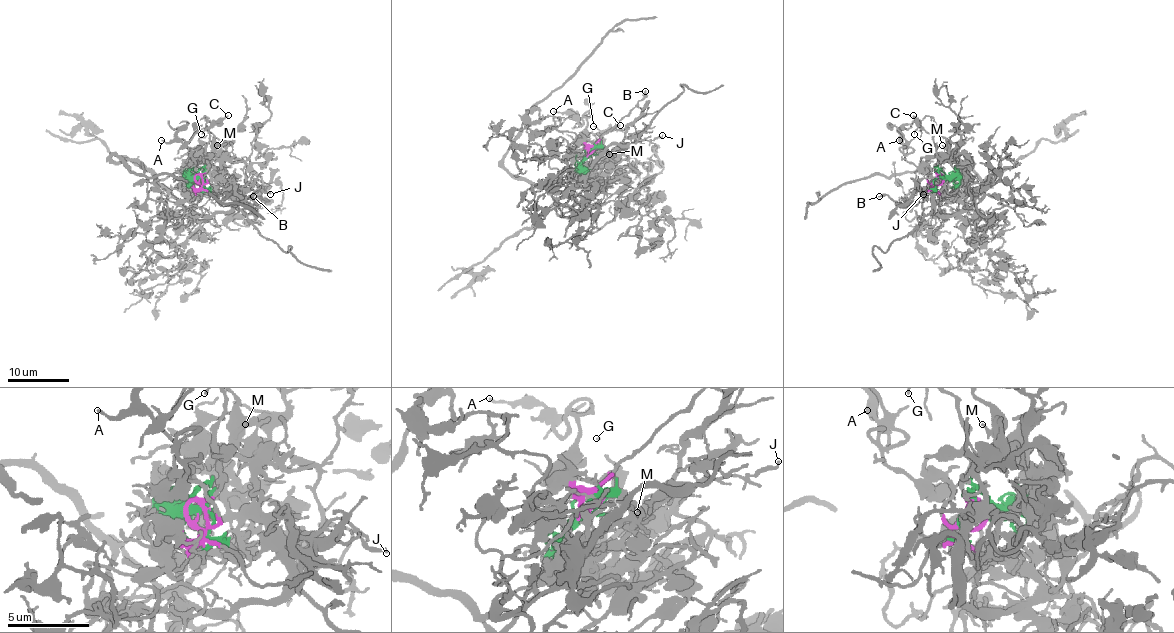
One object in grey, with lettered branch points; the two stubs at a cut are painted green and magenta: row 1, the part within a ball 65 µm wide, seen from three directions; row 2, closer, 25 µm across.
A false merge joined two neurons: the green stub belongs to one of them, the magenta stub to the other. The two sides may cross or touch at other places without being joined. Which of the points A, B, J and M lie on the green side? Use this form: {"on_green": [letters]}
{"on_green": ["J", "M"]}

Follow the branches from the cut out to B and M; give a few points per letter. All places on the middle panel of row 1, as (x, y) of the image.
B: (591, 153), (593, 146), (625, 116), (645, 90)
M: (590, 153), (573, 170), (582, 172), (590, 164), (598, 164), (608, 153)

